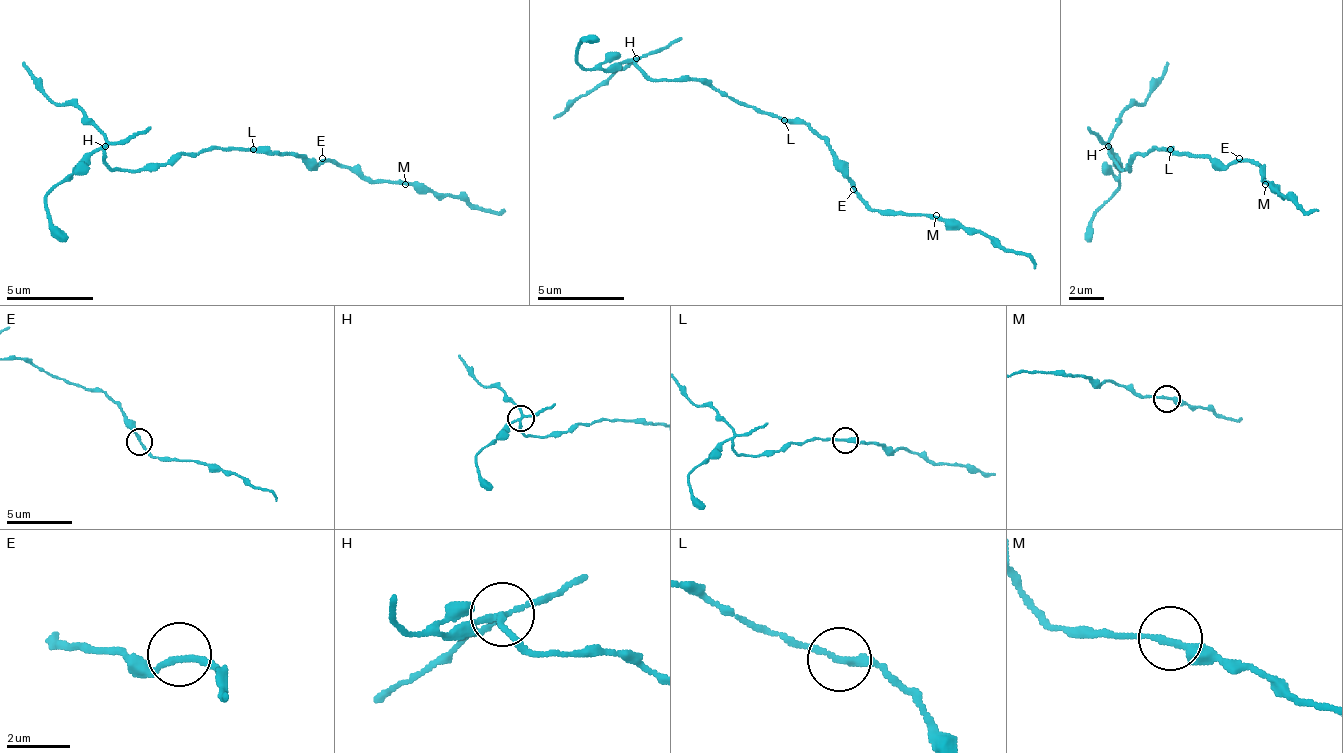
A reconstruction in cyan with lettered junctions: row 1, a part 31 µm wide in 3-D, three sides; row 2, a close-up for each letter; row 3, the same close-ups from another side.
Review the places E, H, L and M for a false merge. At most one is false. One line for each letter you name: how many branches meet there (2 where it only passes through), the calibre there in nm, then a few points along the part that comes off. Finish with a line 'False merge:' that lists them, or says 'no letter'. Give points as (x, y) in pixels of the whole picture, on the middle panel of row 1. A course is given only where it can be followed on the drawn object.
H: 4 branches meet; 170 nm thick; foreign part runs (637, 59), (589, 68), (576, 59), (576, 46), (598, 38)
False merge: H

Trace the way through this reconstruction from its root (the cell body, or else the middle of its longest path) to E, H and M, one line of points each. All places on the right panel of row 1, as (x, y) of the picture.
E: (1170, 149), (1179, 149), (1183, 154), (1209, 154), (1222, 162), (1235, 162), (1239, 158)
H: (1170, 149), (1140, 154), (1131, 162), (1131, 171), (1122, 171), (1114, 162), (1109, 145)
M: (1170, 149), (1179, 149), (1183, 154), (1209, 154), (1222, 162), (1257, 162), (1265, 184)

